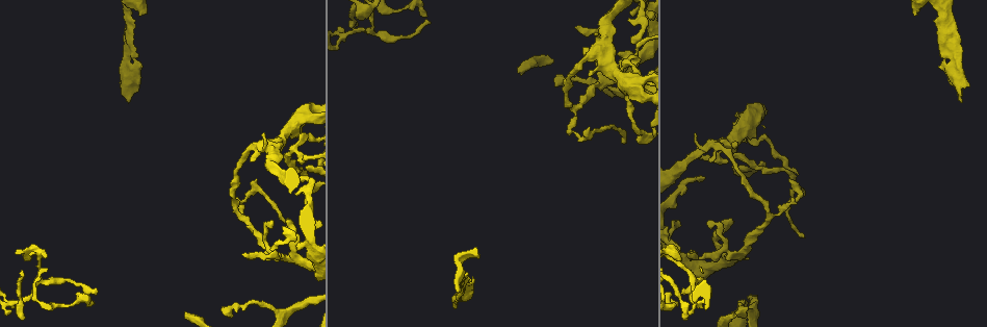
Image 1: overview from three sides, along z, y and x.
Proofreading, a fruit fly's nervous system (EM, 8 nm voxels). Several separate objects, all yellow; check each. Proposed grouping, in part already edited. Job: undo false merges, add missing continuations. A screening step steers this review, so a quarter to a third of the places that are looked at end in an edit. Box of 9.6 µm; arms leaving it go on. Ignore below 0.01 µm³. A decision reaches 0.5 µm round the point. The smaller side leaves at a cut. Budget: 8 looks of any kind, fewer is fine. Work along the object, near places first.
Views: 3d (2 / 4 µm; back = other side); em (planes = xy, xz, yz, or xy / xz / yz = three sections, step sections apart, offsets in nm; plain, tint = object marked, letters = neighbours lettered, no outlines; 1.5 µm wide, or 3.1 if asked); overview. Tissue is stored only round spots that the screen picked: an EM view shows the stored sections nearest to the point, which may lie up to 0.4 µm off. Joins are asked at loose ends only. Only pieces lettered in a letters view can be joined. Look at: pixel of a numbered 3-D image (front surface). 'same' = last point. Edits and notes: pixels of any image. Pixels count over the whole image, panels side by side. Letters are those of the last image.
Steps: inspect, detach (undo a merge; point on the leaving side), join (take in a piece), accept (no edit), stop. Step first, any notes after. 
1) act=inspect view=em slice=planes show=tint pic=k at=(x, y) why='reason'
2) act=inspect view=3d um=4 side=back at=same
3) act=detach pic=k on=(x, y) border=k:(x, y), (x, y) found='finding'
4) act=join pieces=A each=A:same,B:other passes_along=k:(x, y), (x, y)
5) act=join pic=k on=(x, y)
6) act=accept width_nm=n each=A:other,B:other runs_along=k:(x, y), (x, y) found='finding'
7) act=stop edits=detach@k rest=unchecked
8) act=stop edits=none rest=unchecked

act=inspect view=em slice=planes show=letters pic=1 at=(45, 283) why='three-way junction'

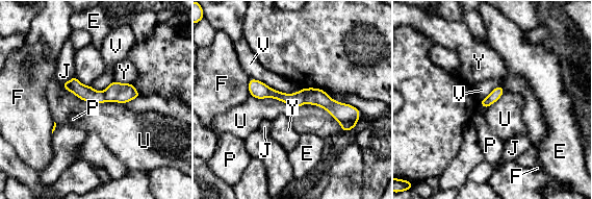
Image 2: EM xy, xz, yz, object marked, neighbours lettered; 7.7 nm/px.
act=detach pic=2 on=(317, 97) longest_contact=U:750nm each=E:other,F:other,J:other,P:other,U:other,V:other,Y:other found='a second cell is stuck on'

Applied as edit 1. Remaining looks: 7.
act=inspect view=em slice=planes show=letters pic=1 at=(596, 35) why='free end'

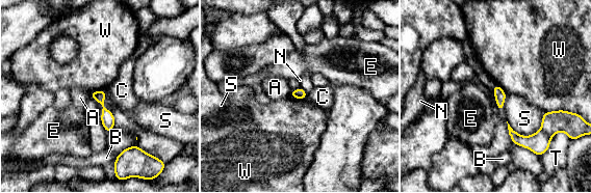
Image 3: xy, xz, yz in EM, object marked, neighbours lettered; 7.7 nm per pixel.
act=accept width_nm=80 each=A:other,B:other,C:other,E:other,N:other,S:other,T:other,W:other runs_along=3:(93, 94), (106, 112), (108, 128) found='none of them fits'

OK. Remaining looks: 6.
act=inspect view=overview why='see it whole again'

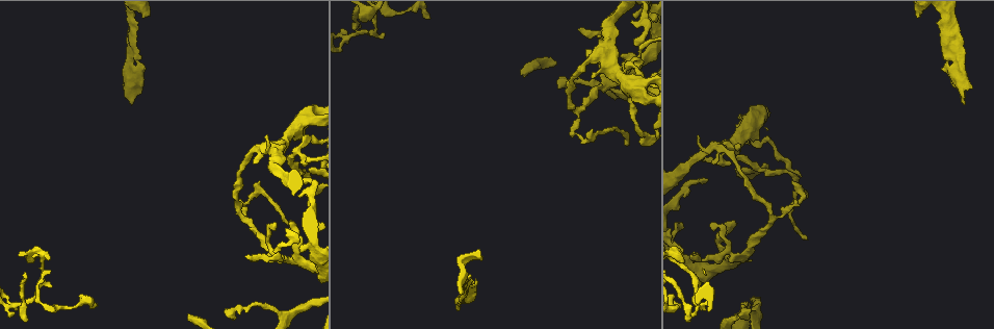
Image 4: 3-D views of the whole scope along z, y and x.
act=inspect view=3d um=4 pic=4 at=(123, 87) why='thin end'

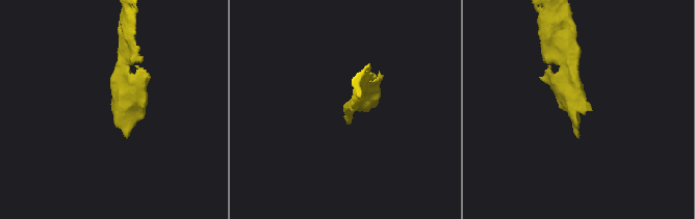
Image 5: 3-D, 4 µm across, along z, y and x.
act=inspect view=em um=3.1 slice=xy step=16 show=letters pic=5 at=(115, 112)

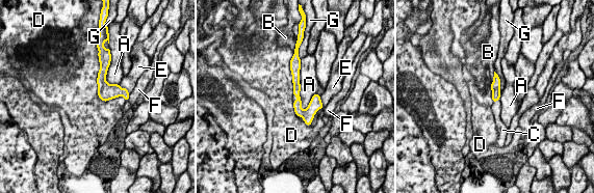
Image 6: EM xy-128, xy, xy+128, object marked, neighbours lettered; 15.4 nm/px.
act=join pieces=C width_nm=130 each=A:other,B:other,C:same,D:other,E:other,F:other,G:other passes_along=6:(495, 86), (496, 101), (496, 106) found='the cell continues'

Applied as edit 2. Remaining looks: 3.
act=stop edits=detach@2,join@6 rest=unchecked

